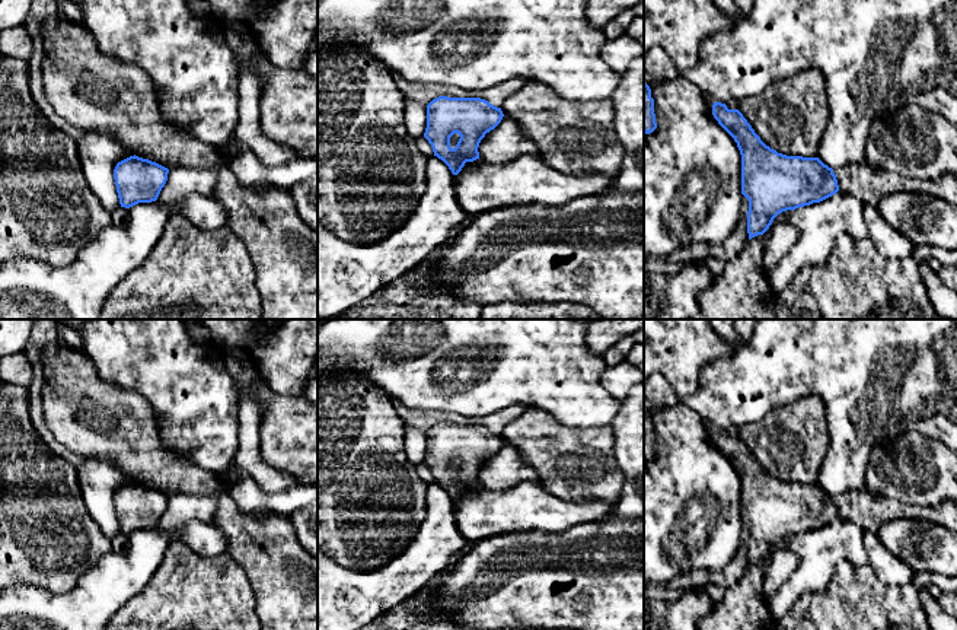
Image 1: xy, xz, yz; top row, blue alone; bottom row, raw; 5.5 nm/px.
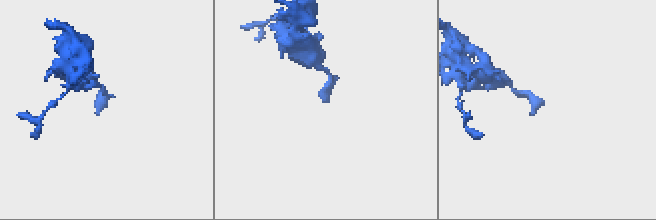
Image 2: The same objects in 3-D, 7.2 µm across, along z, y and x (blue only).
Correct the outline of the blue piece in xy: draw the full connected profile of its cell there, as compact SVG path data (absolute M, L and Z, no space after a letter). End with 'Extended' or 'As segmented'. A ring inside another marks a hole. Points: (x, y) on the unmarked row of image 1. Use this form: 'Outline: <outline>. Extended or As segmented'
Outline: M135 481L118 489L114 506L121 534L130 535L138 529L156 528L168 500L168 494Z. As segmented

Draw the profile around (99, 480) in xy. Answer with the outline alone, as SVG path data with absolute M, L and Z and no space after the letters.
M96 458L83 459L76 471L89 515L109 540L121 534L114 496L118 489L134 483L133 477L114 464Z

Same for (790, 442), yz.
M819 395L792 400L739 429L760 467L787 483L817 484L829 446L824 402Z

